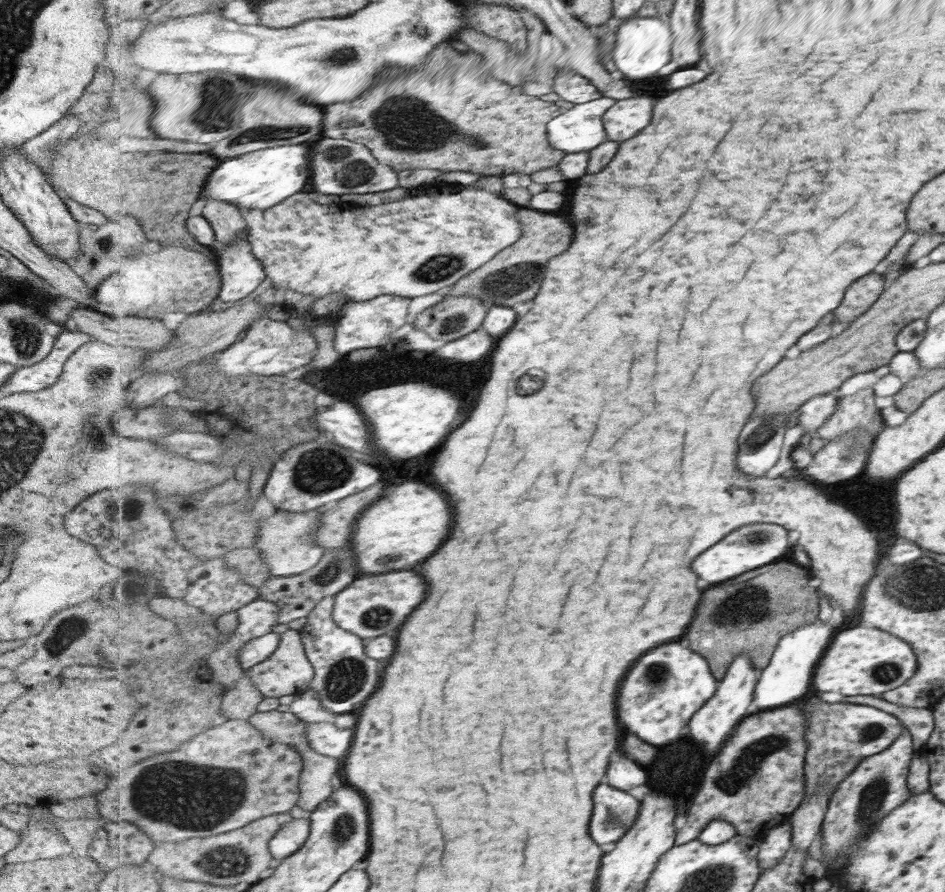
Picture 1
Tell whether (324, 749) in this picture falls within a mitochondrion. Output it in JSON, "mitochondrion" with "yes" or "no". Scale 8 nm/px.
{"mitochondrion":"no"}

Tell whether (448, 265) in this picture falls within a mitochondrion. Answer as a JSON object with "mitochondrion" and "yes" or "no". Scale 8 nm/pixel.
{"mitochondrion":"yes"}

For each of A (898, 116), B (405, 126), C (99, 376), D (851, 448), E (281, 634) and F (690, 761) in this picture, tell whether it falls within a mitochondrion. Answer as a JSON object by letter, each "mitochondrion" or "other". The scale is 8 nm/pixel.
{"A":"other","B":"mitochondrion","C":"mitochondrion","D":"mitochondrion","E":"other","F":"other"}

